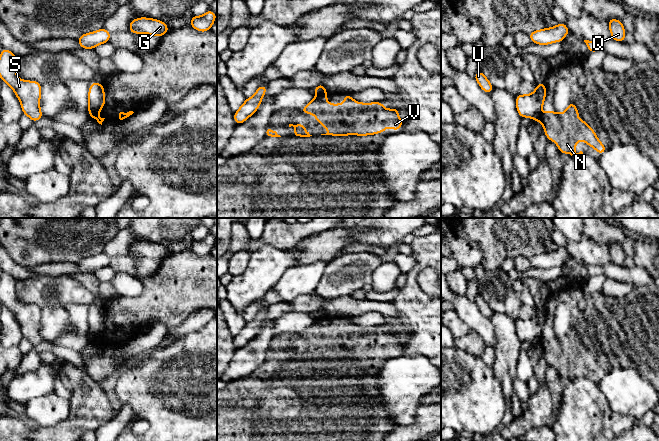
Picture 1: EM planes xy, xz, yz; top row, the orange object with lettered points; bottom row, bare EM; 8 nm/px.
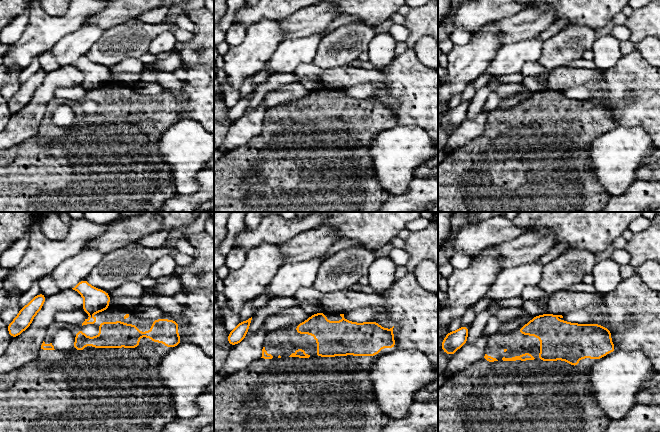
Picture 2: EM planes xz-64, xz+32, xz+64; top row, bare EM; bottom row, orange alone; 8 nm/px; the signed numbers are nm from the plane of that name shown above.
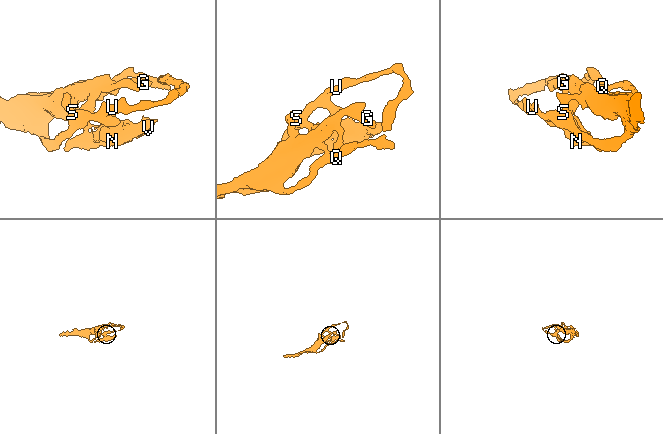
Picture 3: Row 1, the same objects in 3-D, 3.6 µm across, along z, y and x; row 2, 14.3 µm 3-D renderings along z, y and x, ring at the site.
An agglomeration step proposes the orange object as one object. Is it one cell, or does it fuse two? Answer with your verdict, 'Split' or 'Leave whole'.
Split

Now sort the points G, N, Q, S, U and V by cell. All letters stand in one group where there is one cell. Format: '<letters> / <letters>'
G Q S U / N V

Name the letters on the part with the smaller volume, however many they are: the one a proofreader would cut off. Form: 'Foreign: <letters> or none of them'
Foreign: N, V

